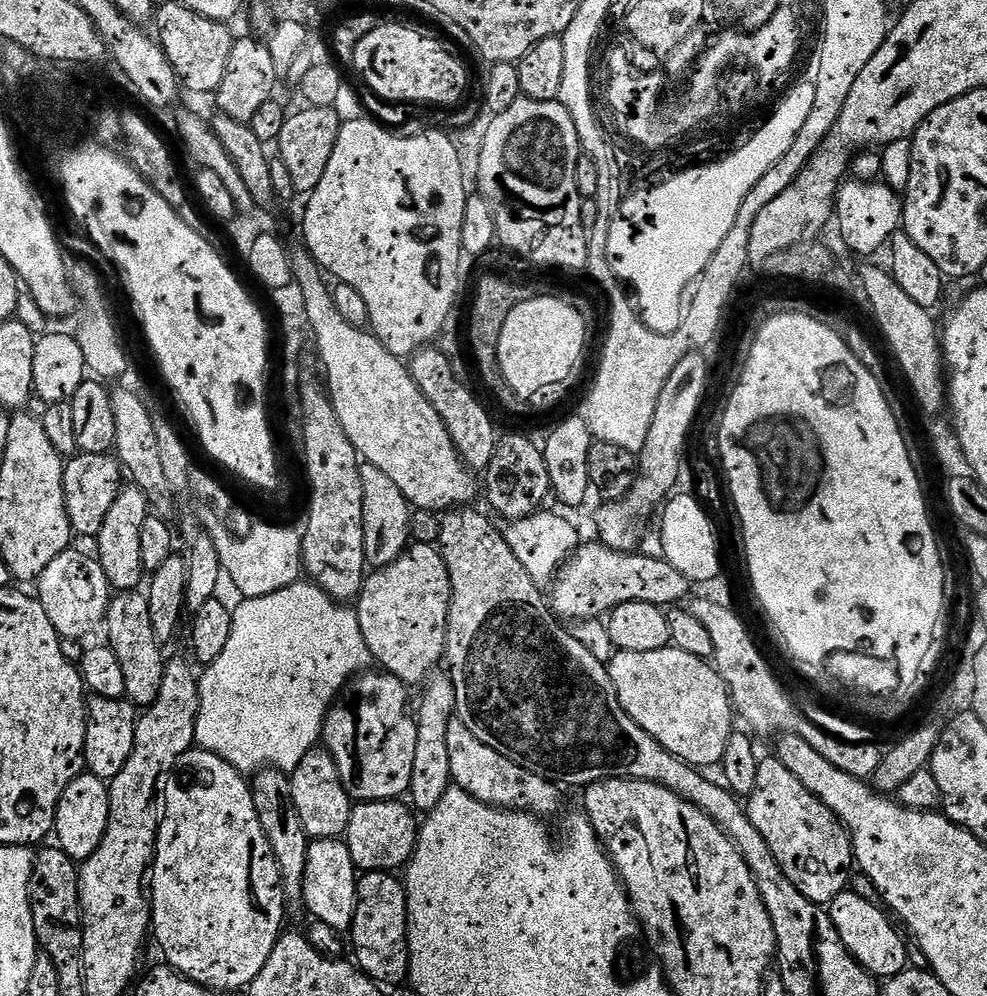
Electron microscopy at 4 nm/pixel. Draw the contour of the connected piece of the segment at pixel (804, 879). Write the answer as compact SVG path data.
M772 754L756 765L756 783L750 799L747 816L771 846L786 879L812 905L831 905L847 889L844 887L848 884L848 871L854 868L852 837L836 813L806 791Z

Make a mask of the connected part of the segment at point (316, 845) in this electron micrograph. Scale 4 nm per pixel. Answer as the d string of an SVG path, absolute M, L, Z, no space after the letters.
M343 839L312 840L305 858L302 881L304 900L308 908L328 928L337 928L347 933L352 926L352 915L356 913L356 882L358 869L350 858L350 850Z

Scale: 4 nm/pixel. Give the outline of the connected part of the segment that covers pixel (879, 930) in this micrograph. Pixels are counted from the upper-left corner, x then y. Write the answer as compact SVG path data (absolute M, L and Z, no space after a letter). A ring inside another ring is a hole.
M841 895L835 901L830 920L841 935L841 940L848 948L850 955L876 978L881 978L881 976L891 978L905 971L910 964L908 948L904 945L905 937L903 935L900 937L896 933L897 925L883 911L880 913L870 901L863 900L860 896L848 895Z

